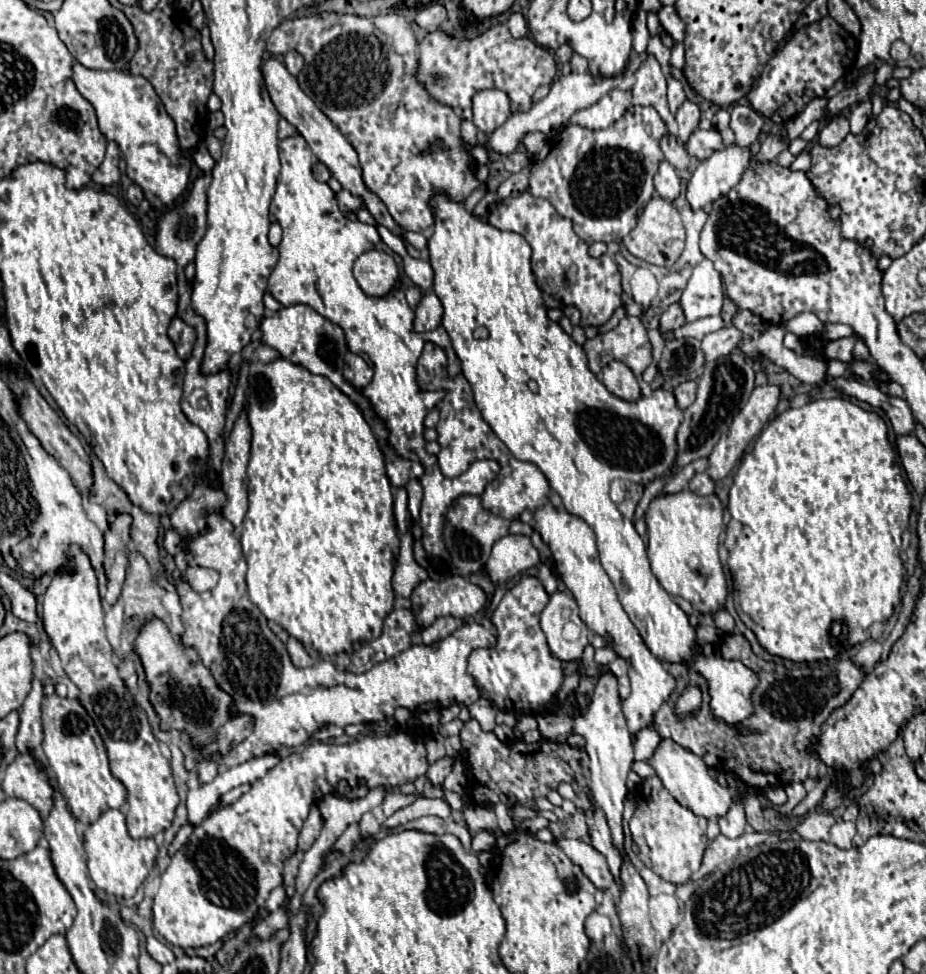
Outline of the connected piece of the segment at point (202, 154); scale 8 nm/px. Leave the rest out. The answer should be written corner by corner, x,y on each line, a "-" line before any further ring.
203,144
194,151
192,159
195,165
203,172
211,171
216,163

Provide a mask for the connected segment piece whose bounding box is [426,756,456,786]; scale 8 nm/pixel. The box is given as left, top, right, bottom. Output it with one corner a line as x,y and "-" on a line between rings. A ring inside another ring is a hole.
444,756
444,758
440,758
438,762
434,762
430,768
428,768
428,778
430,778
430,782
432,784
442,784
442,780
452,772
452,766
454,766
454,762
456,762
456,758
452,758
452,756

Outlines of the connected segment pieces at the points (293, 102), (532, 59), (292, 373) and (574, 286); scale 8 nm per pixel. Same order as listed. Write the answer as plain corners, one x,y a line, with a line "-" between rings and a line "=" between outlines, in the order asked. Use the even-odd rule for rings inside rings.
272,56
270,60
266,60
266,62
262,64
262,74
264,74
266,90
268,90
270,98
272,98
272,104
274,104
276,110
280,112
280,116
286,118
290,124
296,126
298,134
304,136
304,140
308,142
308,146
310,146
310,150
316,154
316,158
318,158
320,162
324,162
324,164
330,168
332,176
334,176
346,190
350,190
354,196
362,196
364,202
366,202
366,210
370,210
372,216
374,216
382,226
386,226
390,232
394,232
394,234
398,234
398,236
406,236
406,240
408,240
416,250
426,250
426,248
428,248
428,238
426,238
424,234
406,232
406,230
402,230
398,224
396,224
396,228
394,228
394,220
392,220
392,216
388,214
386,206
382,204
382,200
378,200
378,196
374,196
372,192
368,192
368,190
364,188
362,172
360,172
360,164
358,164
358,154
354,152
354,148
350,146
350,142
338,132
338,128
334,128
332,122
316,108
316,104
300,90
296,78
286,70
286,66
284,66
278,58
=
504,24
492,26
474,40
448,38
444,32
432,32
420,42
418,80
434,100
452,108
468,108
472,94
480,88
498,88
508,94
510,110
526,112
532,108
532,96
542,84
552,84
556,76
554,56
530,38
512,38
=
276,358
274,362
262,364
262,362
252,362
250,364
250,374
248,374
248,390
246,390
246,414
248,422
252,428
252,450
250,450
250,464
248,464
248,512
244,516
242,524
242,552
248,562
248,574
246,574
246,584
248,584
248,594
250,600
260,608
260,612
268,618
280,624
290,636
298,638
306,652
314,656
316,660
330,658
338,652
348,652
352,654
362,640
374,640
378,632
382,632
382,620
394,606
394,592
392,592
392,574
394,574
394,564
400,548
400,538
396,534
396,520
394,520
394,498
392,498
392,486
386,476
386,466
384,466
384,456
380,450
380,444
364,420
362,412
358,406
344,394
340,392
326,376
316,376
308,372
302,364
294,364
286,358
=
524,192
524,194
516,196
516,198
500,200
490,210
488,222
498,230
516,232
516,234
522,234
526,238
526,242
532,248
532,272
536,276
538,288
542,290
546,308
564,308
568,304
578,306
580,312
582,312
582,322
580,322
582,326
602,326
612,318
614,310
620,308
620,272
618,272
616,262
608,254
604,254
600,258
590,258
586,250
584,250
584,256
582,256
582,240
574,234
572,222
568,218
560,216
548,200
538,200
538,198
530,196
528,192
-
570,268
576,268
572,280
570,280

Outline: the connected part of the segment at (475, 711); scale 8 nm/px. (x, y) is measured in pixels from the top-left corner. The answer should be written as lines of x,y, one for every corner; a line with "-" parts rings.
480,698
480,700
474,702
468,710
470,710
472,718
476,718
476,720
480,722
480,728
482,728
484,732
490,732
490,730
496,726
496,722
494,722
496,708
494,708
494,704
490,704
490,700

